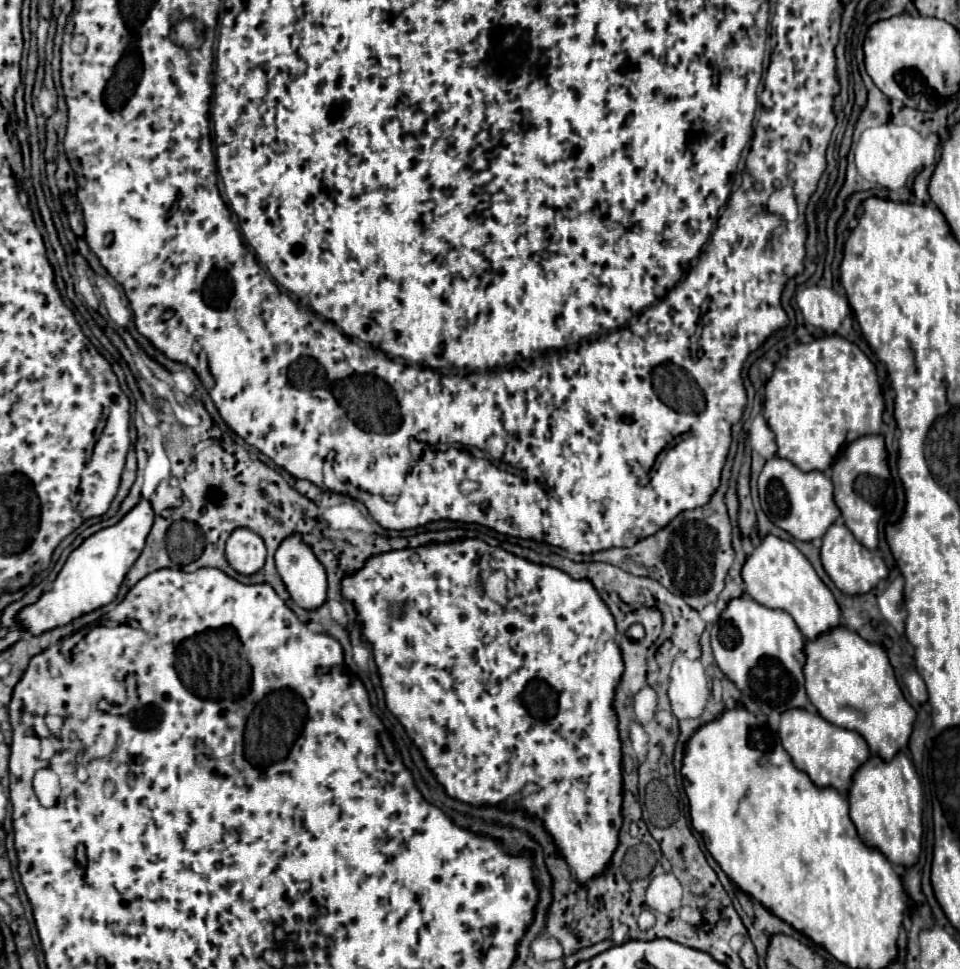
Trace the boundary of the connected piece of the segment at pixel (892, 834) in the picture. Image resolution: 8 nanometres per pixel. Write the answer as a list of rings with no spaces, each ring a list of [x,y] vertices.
[[[897,753],[893,761],[883,761],[877,755],[871,755],[869,761],[855,773],[847,799],[857,833],[869,849],[881,851],[893,865],[913,867],[919,861],[923,837],[923,795],[915,767],[905,753]]]

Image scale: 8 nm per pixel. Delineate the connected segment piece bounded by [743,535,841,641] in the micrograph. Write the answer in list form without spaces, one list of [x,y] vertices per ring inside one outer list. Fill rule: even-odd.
[[[767,535],[763,543],[757,545],[755,551],[747,557],[743,565],[743,581],[747,585],[747,593],[757,603],[789,613],[807,641],[821,637],[823,633],[827,633],[827,629],[841,627],[841,609],[833,593],[819,579],[805,555],[789,541]]]

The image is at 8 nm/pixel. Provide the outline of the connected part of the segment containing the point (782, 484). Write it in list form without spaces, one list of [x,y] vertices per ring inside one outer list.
[[[773,457],[765,463],[759,475],[759,499],[765,515],[797,541],[821,539],[837,521],[839,507],[833,499],[833,483],[821,471],[803,473],[791,461]]]

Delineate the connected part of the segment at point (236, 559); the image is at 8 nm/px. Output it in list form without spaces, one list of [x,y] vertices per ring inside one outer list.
[[[239,527],[227,539],[225,557],[237,573],[253,575],[265,563],[265,543],[257,533]]]

